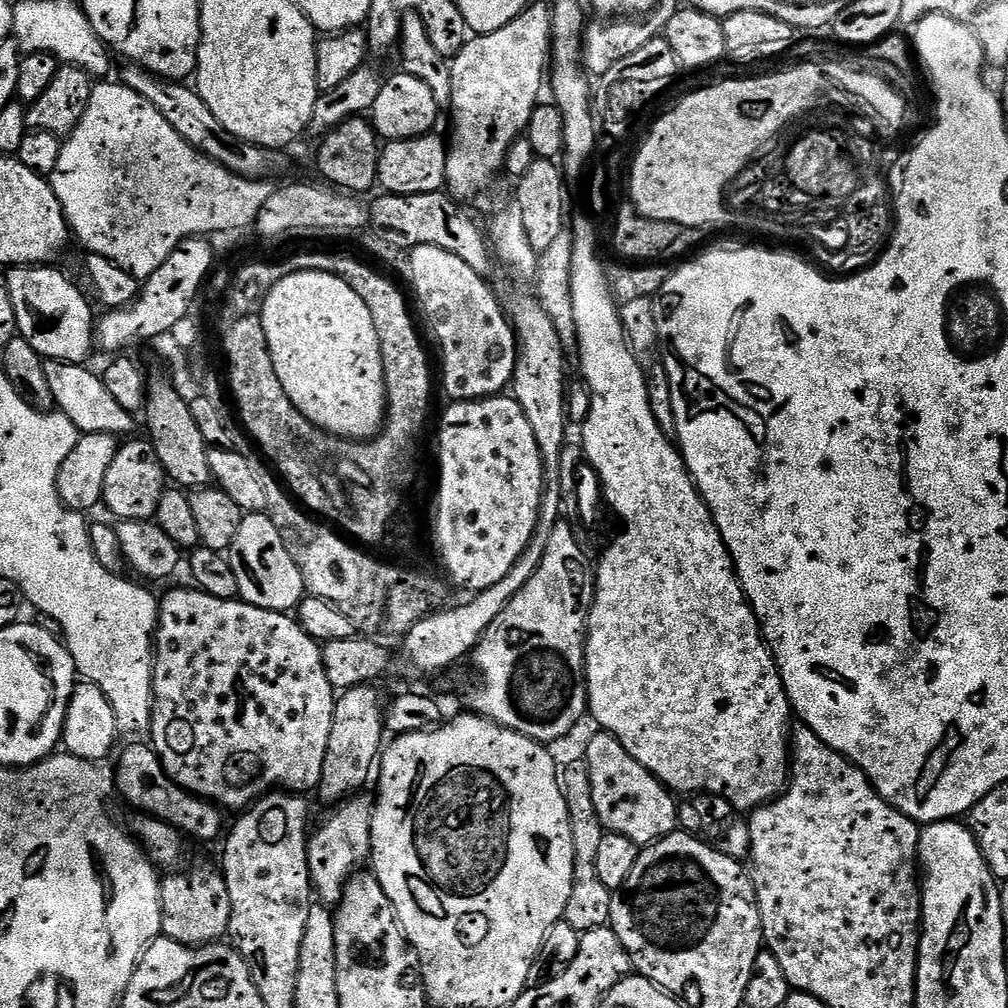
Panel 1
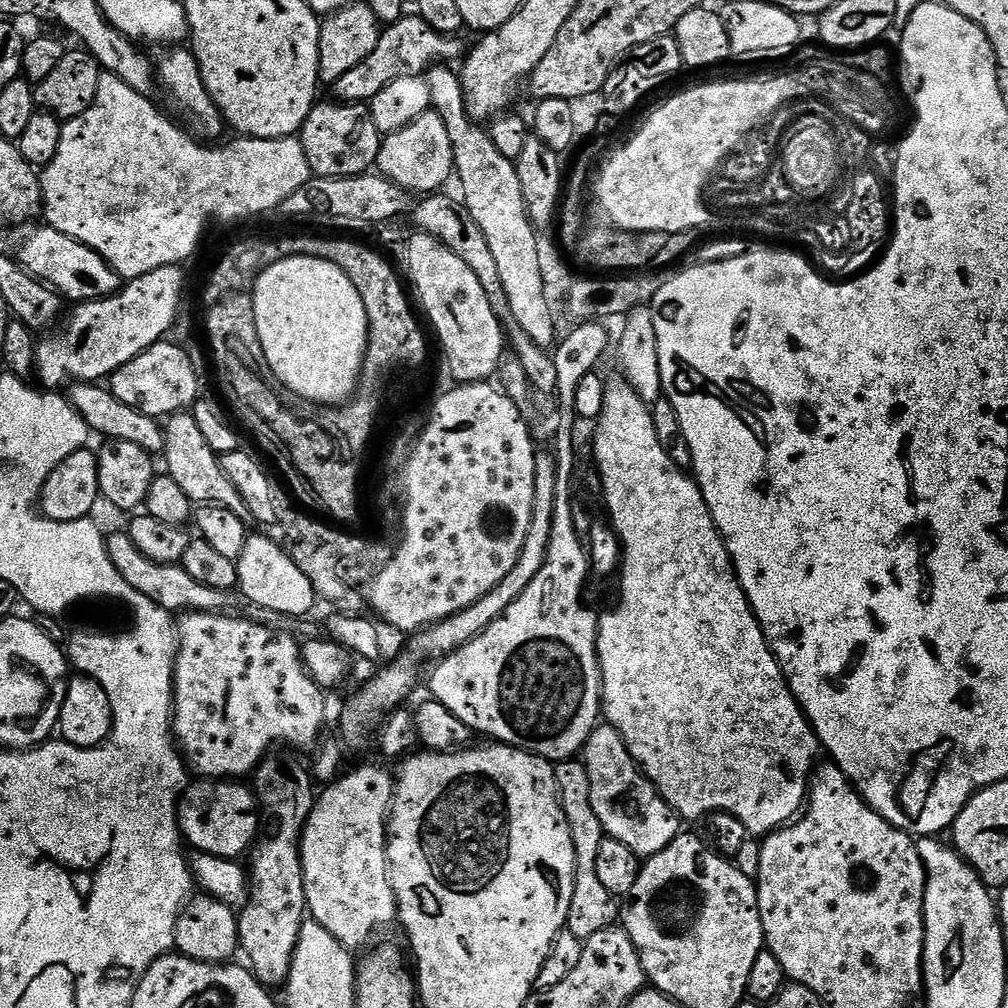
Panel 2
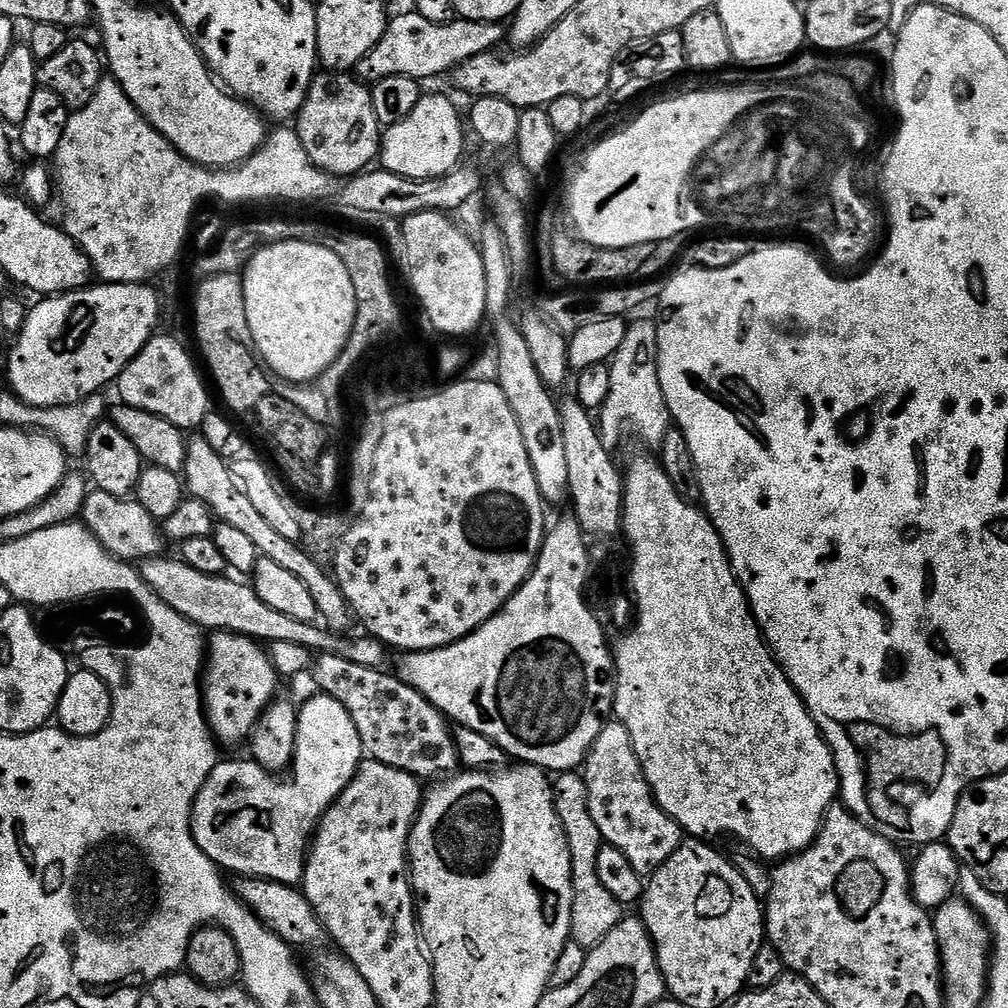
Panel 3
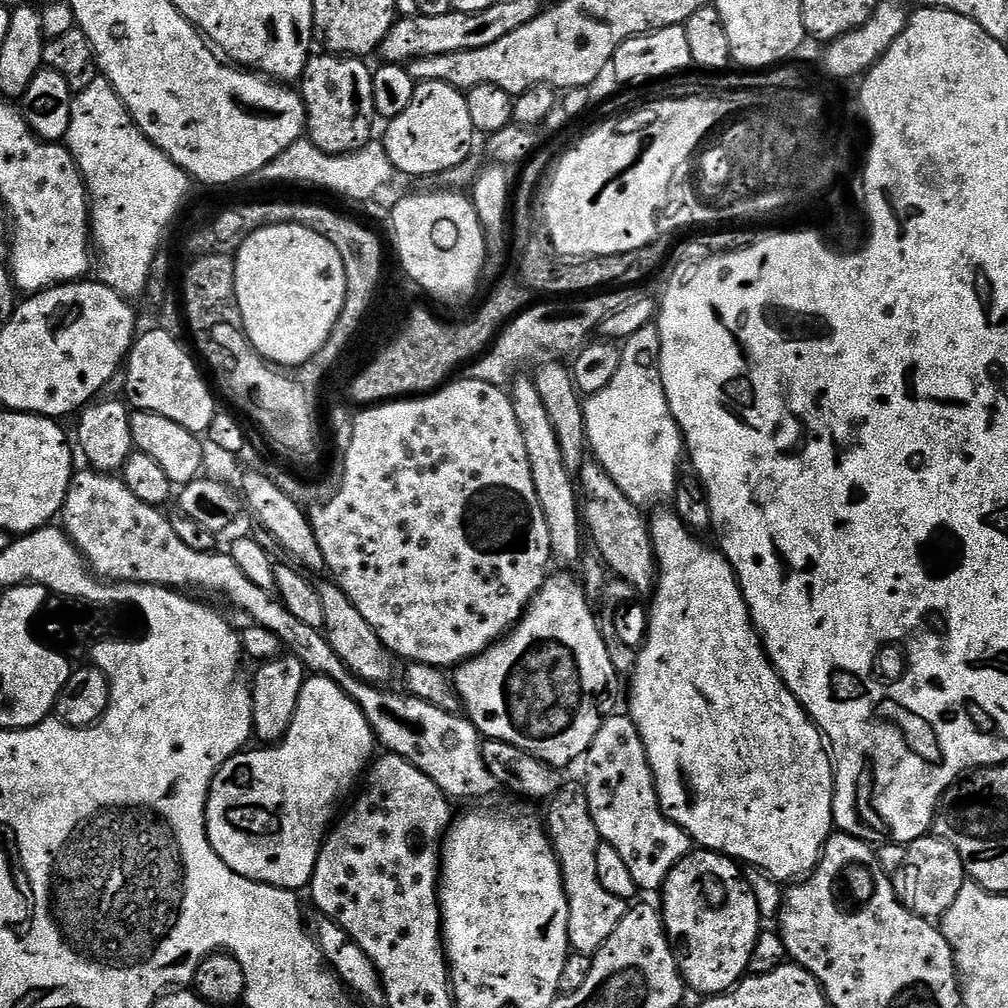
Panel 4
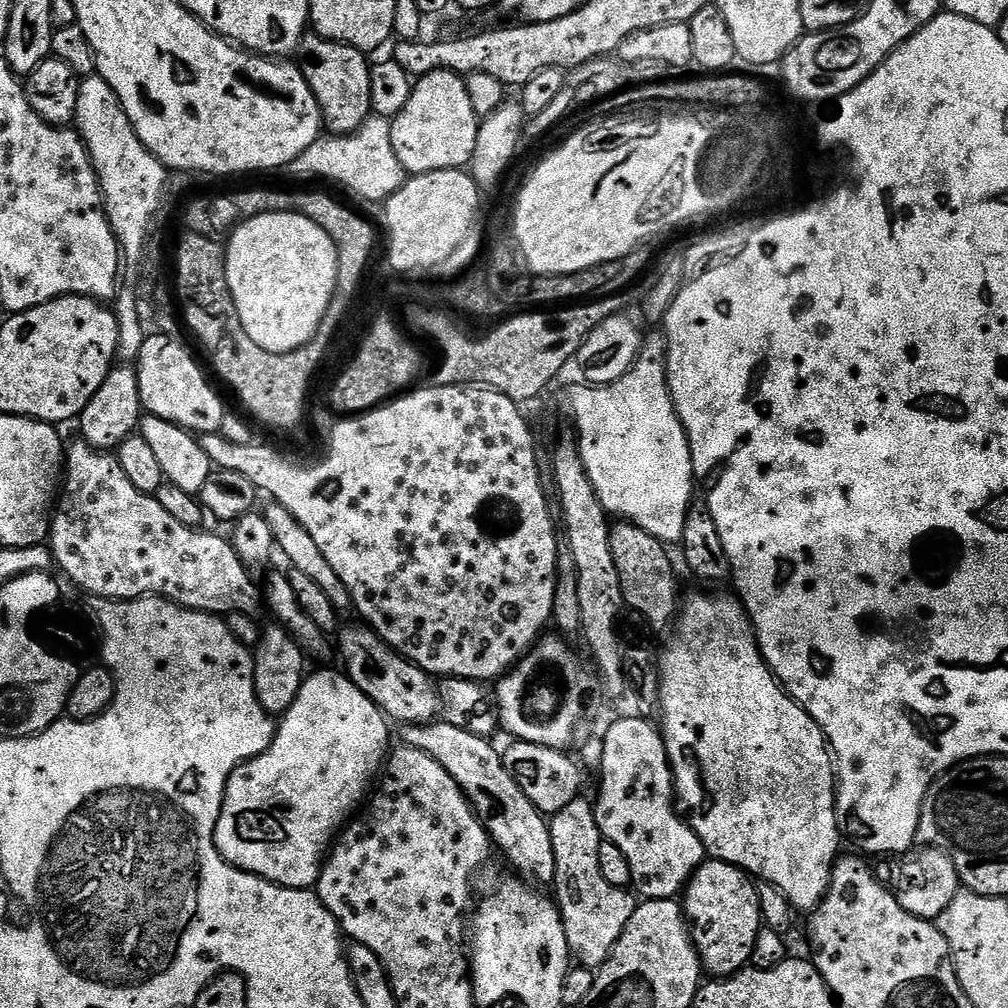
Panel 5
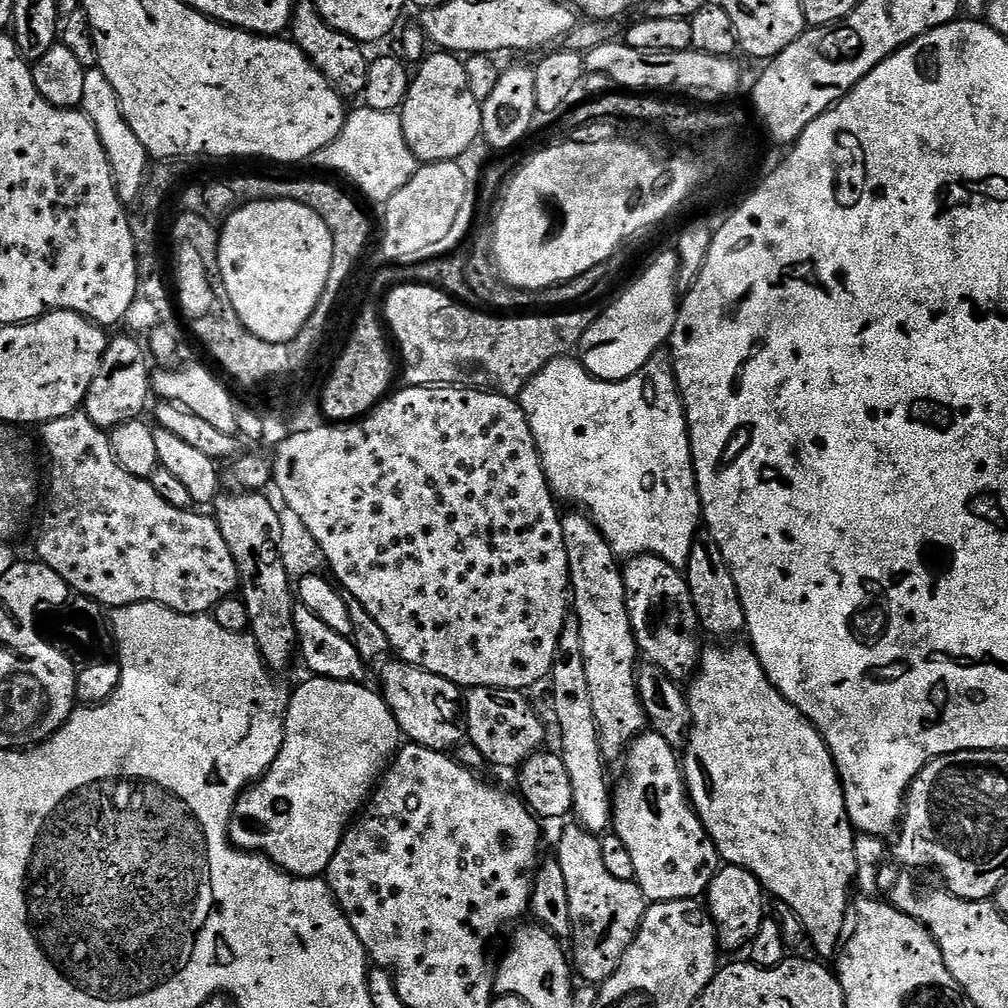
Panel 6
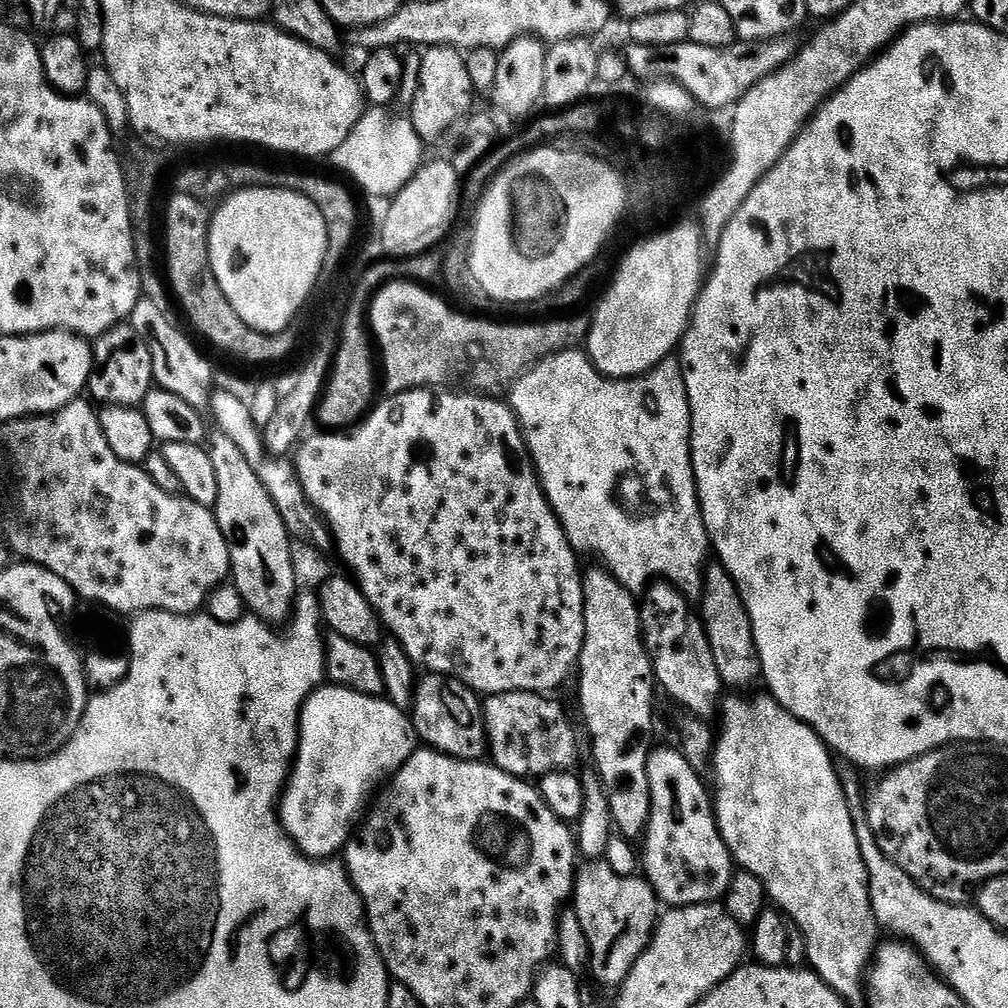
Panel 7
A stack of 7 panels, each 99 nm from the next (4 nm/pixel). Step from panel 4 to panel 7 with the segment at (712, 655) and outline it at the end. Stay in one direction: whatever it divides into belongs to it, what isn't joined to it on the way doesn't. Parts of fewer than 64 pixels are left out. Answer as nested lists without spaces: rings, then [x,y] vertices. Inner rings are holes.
[[[728,694],[723,697],[718,709],[720,730],[718,728],[718,735],[715,737],[715,748],[710,767],[711,775],[716,775],[716,792],[714,788],[716,825],[722,834],[722,842],[726,842],[726,846],[730,850],[733,861],[743,871],[754,874],[754,878],[758,878],[758,882],[762,882],[767,899],[791,923],[796,924],[798,930],[804,935],[806,950],[808,951],[807,963],[810,965],[811,971],[823,978],[826,986],[833,988],[842,997],[845,1005],[863,1005],[866,1000],[866,973],[869,971],[872,958],[875,956],[878,947],[878,939],[876,940],[878,925],[868,893],[868,871],[862,862],[862,850],[858,850],[858,834],[854,834],[854,822],[850,818],[848,803],[840,785],[838,764],[824,739],[813,728],[806,722],[794,718],[794,714],[787,712],[771,694],[763,695]]]

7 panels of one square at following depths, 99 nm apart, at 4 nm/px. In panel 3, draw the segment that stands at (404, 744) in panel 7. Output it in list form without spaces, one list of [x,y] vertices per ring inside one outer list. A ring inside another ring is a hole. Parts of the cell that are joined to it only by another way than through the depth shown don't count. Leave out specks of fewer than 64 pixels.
[[[315,695],[299,705],[294,758],[287,775],[267,772],[251,758],[221,759],[196,795],[192,807],[192,833],[200,849],[221,869],[240,872],[236,874],[241,877],[256,876],[259,880],[276,880],[293,886],[303,881],[304,865],[316,827],[328,807],[344,793],[346,786],[350,786],[366,756],[354,719],[350,718],[346,707],[328,695]]]

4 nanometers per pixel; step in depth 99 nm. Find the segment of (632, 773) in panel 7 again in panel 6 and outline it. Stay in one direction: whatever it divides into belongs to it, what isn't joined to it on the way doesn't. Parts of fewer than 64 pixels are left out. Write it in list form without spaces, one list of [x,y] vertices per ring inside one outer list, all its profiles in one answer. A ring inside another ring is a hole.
[[[568,510],[562,516],[562,538],[566,546],[566,558],[568,559],[568,578],[570,581],[570,604],[574,609],[574,619],[578,622],[578,626],[582,630],[582,658],[586,658],[586,686],[590,686],[590,706],[594,706],[594,722],[598,726],[598,734],[600,735],[600,745],[602,746],[602,754],[605,761],[619,761],[621,757],[628,751],[628,747],[632,745],[632,741],[645,731],[646,721],[644,710],[640,705],[638,686],[636,685],[636,674],[638,669],[638,649],[636,647],[636,639],[634,638],[634,630],[630,626],[630,614],[626,610],[626,590],[624,589],[624,574],[622,571],[621,561],[614,554],[614,550],[606,542],[606,538],[598,530],[598,526],[592,521],[591,516],[580,510]]]

